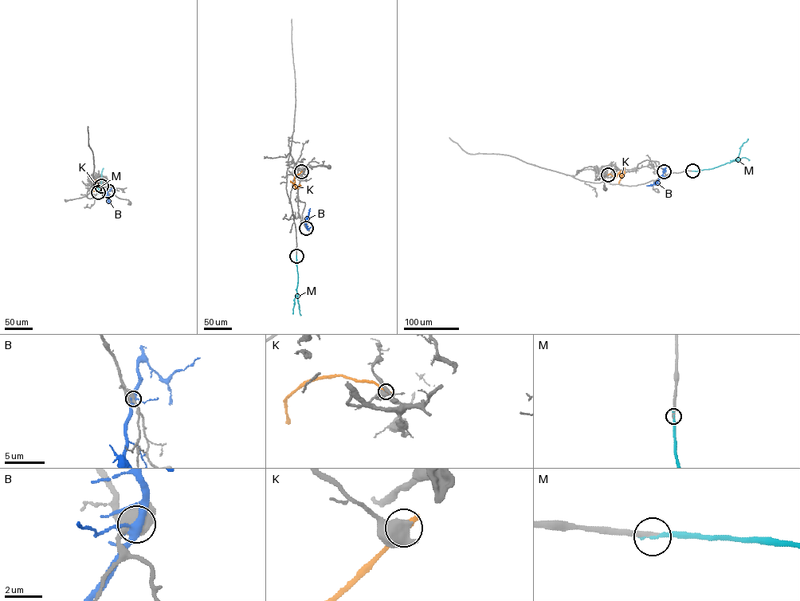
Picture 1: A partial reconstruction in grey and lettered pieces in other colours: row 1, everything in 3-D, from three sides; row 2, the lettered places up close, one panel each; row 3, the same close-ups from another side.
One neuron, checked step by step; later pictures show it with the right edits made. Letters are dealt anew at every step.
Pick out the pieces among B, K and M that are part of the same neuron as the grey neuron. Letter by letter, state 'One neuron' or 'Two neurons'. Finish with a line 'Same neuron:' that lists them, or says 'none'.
B: Two neurons
K: Two neurons
M: One neuron
Same neuron: M

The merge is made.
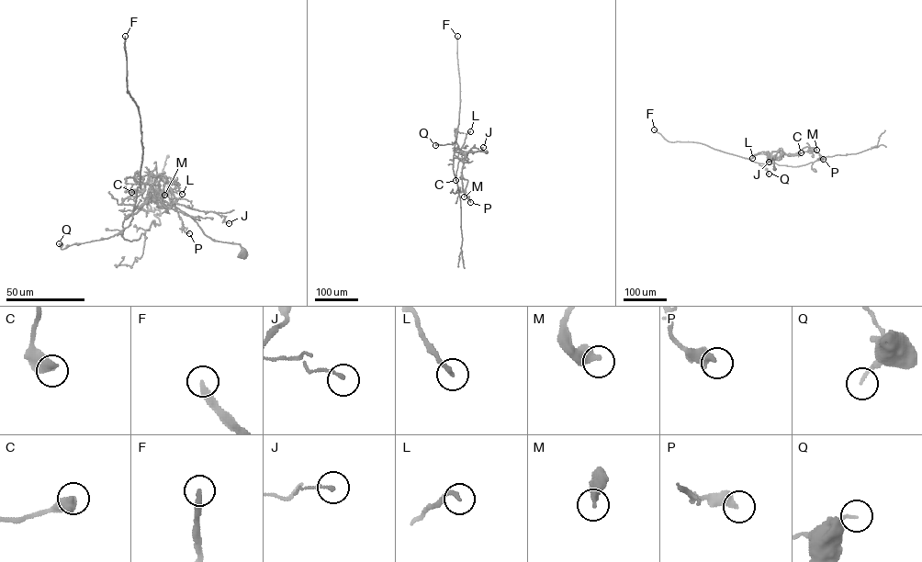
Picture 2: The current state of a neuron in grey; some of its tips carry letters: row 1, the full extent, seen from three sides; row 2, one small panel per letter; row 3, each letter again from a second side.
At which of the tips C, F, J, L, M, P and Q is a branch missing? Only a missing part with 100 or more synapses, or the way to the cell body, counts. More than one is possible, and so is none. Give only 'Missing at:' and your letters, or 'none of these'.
Missing at: F

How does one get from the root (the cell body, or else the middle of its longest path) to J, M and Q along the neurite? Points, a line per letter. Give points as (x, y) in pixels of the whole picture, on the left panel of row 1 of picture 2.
J: (242, 253), (239, 244), (212, 240), (189, 216), (151, 190), (162, 207), (176, 203), (214, 212), (229, 223)
M: (242, 253), (163, 200), (151, 175), (160, 179), (154, 202), (161, 180), (164, 195)
Q: (242, 253), (151, 189), (123, 230), (63, 249), (59, 243)

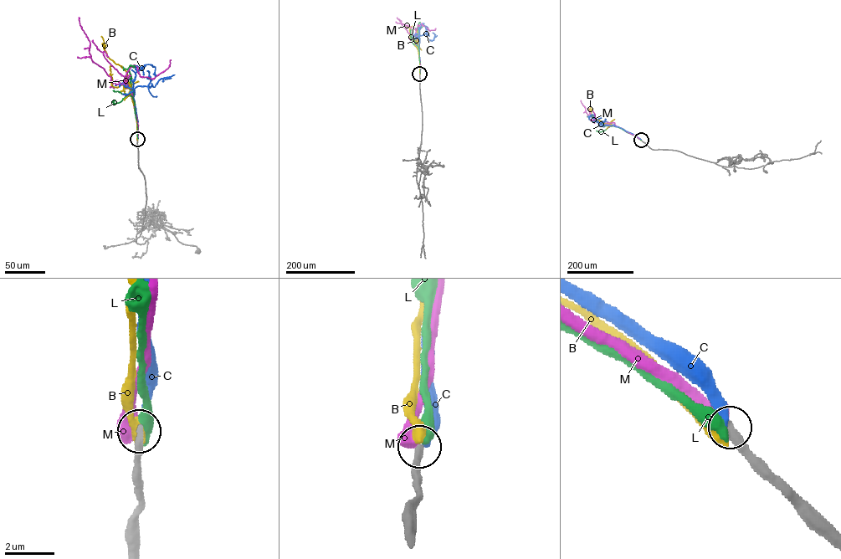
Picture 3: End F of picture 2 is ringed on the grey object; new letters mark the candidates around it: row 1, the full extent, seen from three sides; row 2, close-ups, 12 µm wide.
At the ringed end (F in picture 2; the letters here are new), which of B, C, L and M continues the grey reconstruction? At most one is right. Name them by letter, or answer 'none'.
none

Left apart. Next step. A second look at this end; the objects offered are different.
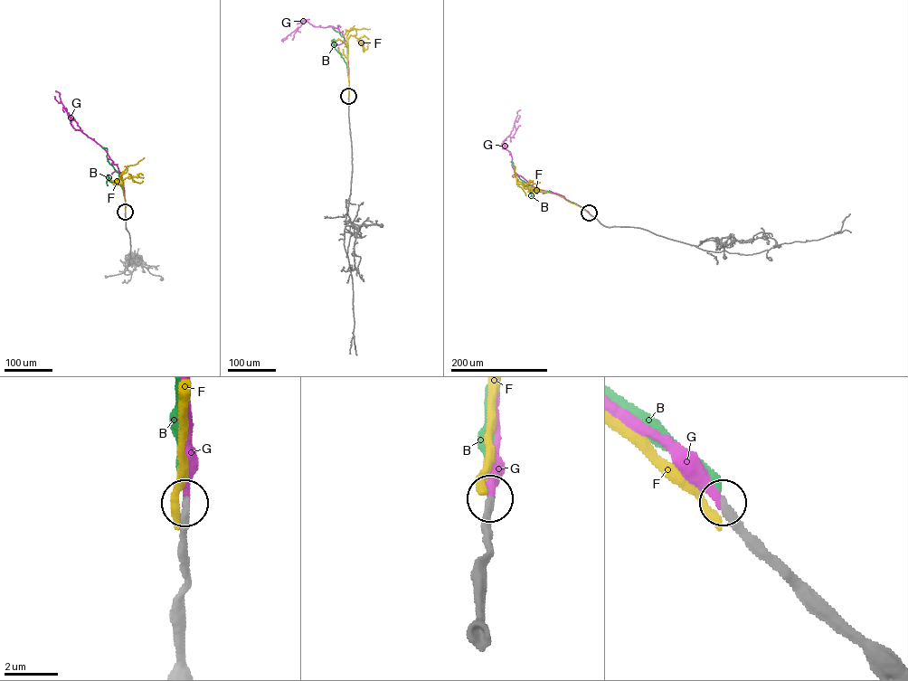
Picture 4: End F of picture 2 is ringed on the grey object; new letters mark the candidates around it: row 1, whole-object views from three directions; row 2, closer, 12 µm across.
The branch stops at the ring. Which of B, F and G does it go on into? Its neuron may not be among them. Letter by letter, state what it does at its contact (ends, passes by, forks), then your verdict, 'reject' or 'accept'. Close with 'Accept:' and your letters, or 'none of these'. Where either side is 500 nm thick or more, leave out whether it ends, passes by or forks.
B: it ends | reject
F: it ends | reject
G: it ends | accept
Accept: G

